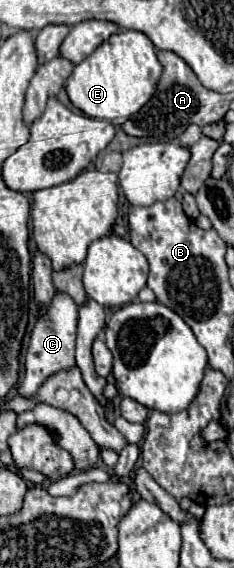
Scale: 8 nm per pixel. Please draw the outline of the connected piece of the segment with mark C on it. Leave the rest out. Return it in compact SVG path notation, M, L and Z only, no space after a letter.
M56 291L48 307L38 307L36 325L30 333L30 343L24 361L24 377L18 385L20 397L34 397L40 385L58 371L74 367L74 341L76 341L76 323L78 323L78 305L66 293Z

